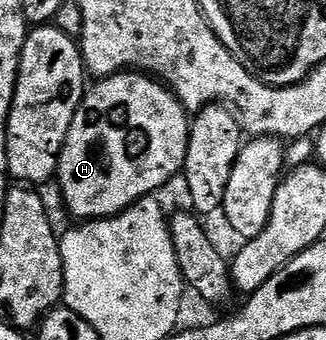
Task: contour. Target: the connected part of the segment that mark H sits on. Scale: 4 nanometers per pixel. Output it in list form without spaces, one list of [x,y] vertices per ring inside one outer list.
[[[125,70],[115,76],[97,79],[95,83],[93,88],[91,85],[85,91],[84,100],[74,114],[64,149],[60,151],[60,192],[76,222],[116,216],[145,196],[159,193],[163,184],[181,175],[188,149],[189,113],[161,81],[139,70]]]

